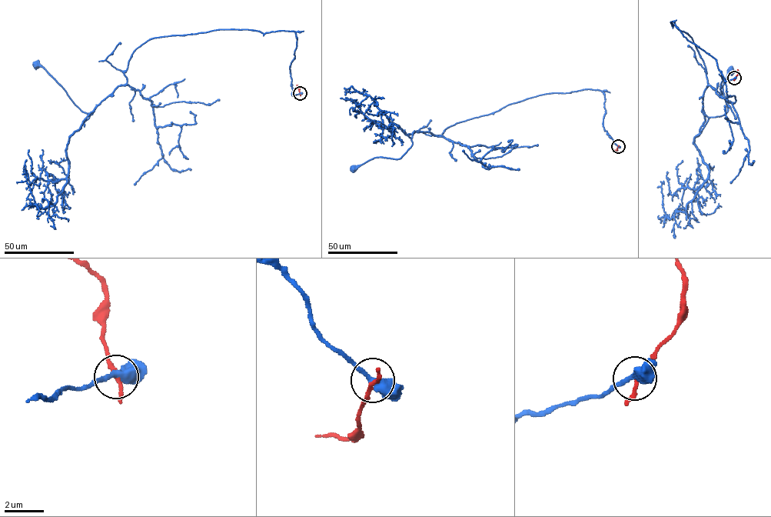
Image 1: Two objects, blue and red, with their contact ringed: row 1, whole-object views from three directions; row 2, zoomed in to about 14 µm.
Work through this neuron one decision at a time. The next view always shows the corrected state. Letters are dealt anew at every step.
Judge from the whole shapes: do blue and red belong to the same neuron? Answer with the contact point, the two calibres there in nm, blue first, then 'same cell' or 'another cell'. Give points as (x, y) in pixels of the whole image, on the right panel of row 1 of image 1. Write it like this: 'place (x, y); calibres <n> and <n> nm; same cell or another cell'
place (734, 78); calibres 420 and 160 nm; another cell

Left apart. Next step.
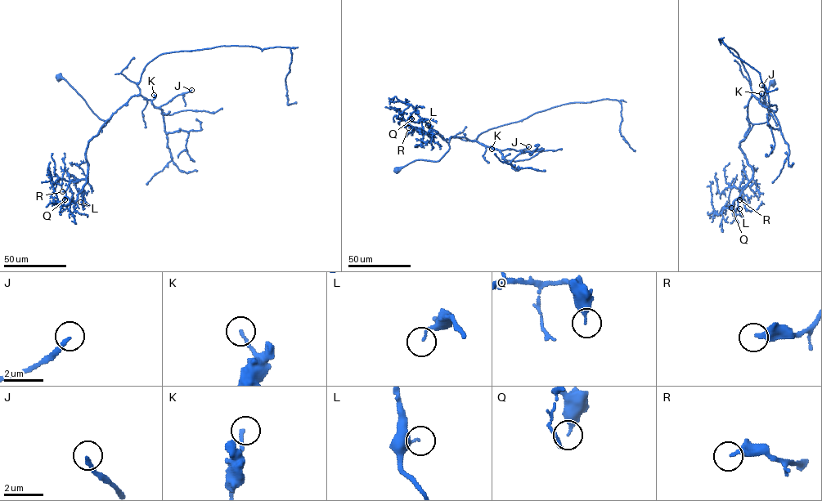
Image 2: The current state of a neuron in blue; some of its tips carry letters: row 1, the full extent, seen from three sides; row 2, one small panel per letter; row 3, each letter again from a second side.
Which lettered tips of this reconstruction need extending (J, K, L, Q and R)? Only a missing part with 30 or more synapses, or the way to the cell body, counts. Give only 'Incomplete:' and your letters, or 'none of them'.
Incomplete: J

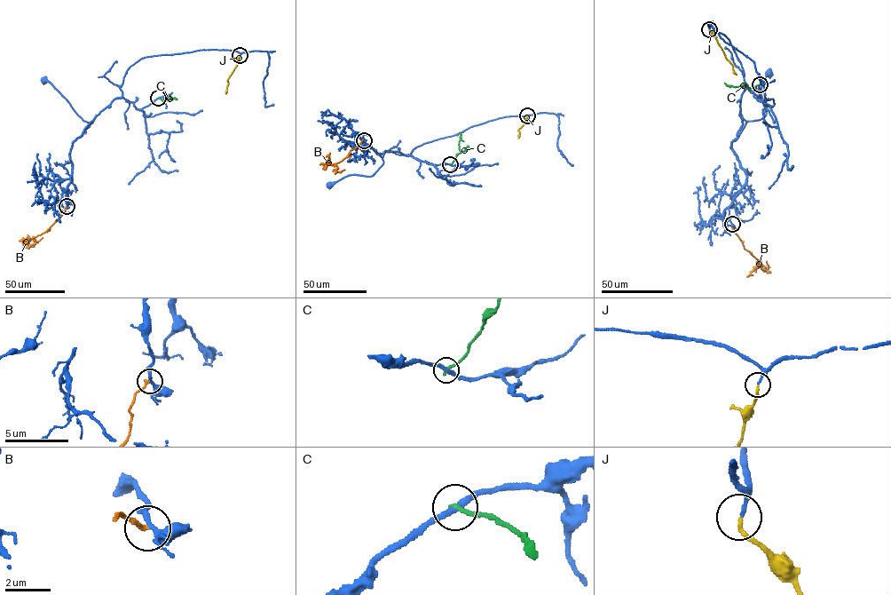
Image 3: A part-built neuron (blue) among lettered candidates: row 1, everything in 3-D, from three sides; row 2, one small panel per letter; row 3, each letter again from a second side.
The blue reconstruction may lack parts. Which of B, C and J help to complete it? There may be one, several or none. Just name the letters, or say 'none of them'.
J

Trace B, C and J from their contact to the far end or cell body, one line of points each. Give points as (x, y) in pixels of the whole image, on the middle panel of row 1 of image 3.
B: (364, 140), (337, 163), (329, 164), (328, 155), (324, 158)
C: (450, 164), (461, 152), (460, 132)
J: (527, 115), (518, 130), (518, 138)

